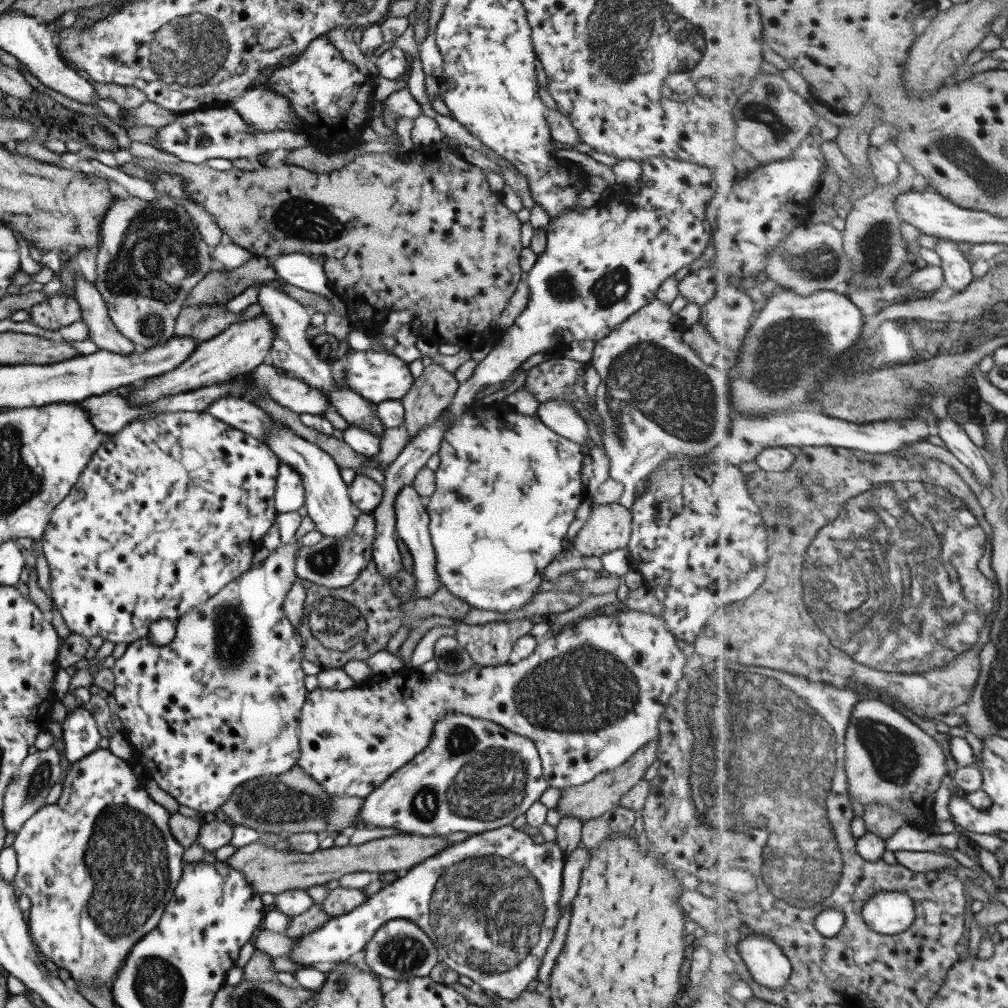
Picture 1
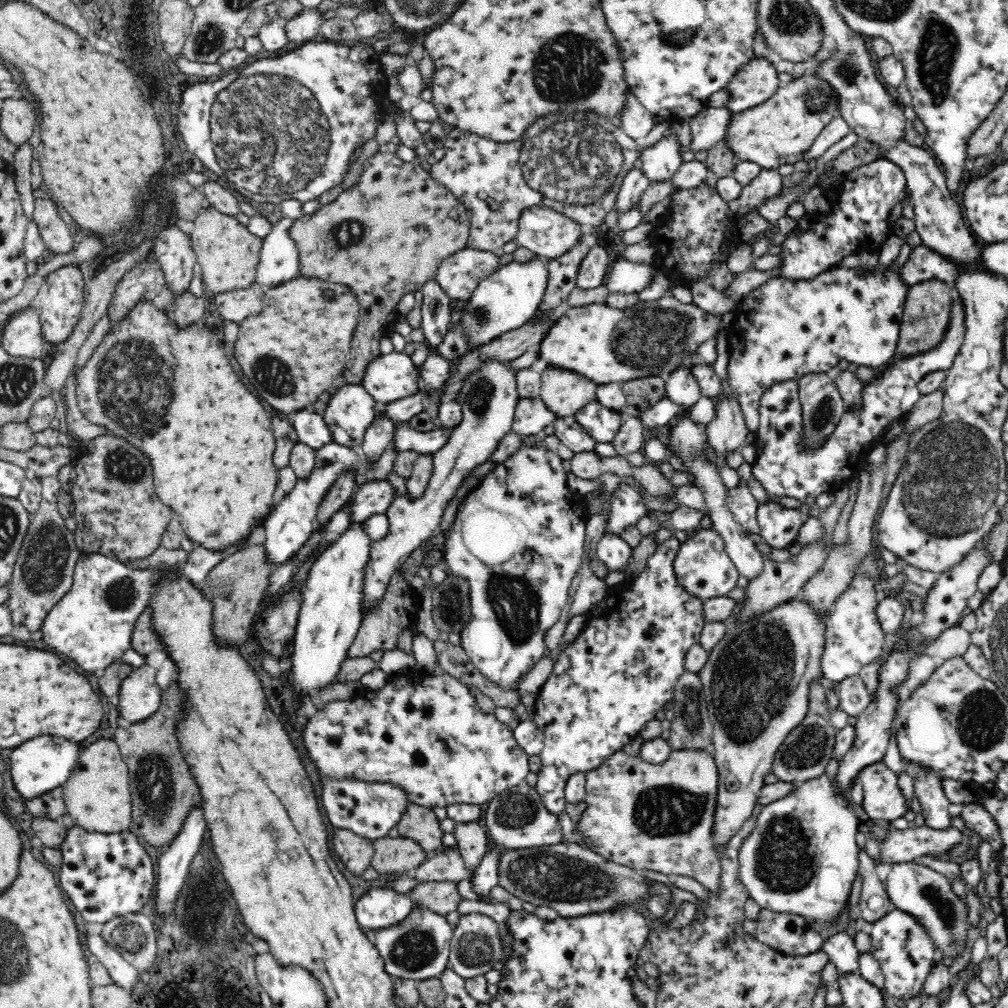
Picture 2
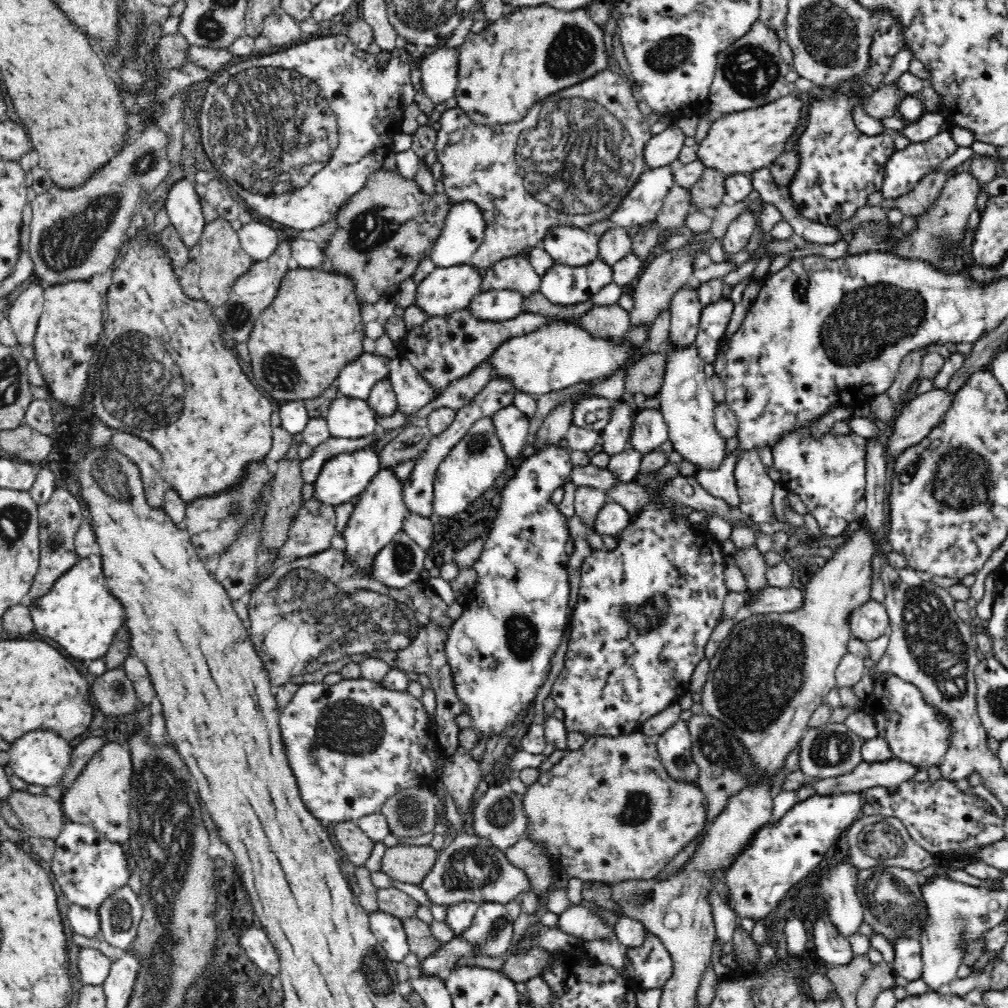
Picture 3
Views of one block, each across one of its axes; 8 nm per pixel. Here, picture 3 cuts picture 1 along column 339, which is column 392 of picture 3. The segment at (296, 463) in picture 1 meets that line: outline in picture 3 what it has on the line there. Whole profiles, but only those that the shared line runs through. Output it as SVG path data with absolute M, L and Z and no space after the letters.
M390 469L380 470L361 492L351 518L342 532L345 558L361 576L370 577L373 574L377 554L403 529L404 515L408 508L402 498L401 482L402 480L393 477Z

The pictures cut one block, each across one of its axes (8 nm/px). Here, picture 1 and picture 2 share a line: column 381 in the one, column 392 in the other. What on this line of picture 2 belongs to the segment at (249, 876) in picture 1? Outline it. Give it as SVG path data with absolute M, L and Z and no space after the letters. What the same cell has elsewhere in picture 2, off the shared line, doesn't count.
M384 837L373 841L374 854L372 855L370 867L378 872L378 875L394 873L411 873L414 868L426 861L426 852L414 840L404 837Z

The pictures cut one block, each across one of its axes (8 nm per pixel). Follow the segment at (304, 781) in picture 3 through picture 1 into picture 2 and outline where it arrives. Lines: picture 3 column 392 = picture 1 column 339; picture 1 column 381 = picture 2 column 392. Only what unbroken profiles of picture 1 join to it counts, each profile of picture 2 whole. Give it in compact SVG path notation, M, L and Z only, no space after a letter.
M422 673L418 678L403 677L400 680L394 678L393 681L388 681L384 688L376 691L362 688L357 695L350 699L334 701L327 704L322 710L315 710L315 714L309 719L304 730L305 746L314 760L314 766L319 775L325 776L325 778L336 777L338 779L344 775L354 775L354 777L360 777L364 781L390 781L406 791L410 803L430 809L446 808L452 804L484 804L484 802L490 802L497 794L524 782L524 778L531 771L529 769L529 756L520 748L513 733L513 726L498 721L496 716L491 713L484 713L480 707L476 706L476 698L470 693L470 689L448 673L441 675Z

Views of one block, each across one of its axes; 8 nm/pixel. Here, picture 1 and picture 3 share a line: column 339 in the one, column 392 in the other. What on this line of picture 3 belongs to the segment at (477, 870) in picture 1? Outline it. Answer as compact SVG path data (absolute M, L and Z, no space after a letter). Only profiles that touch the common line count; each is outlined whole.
M376 910L369 914L369 926L372 935L384 947L387 958L398 963L409 952L409 943L402 923L402 919Z

